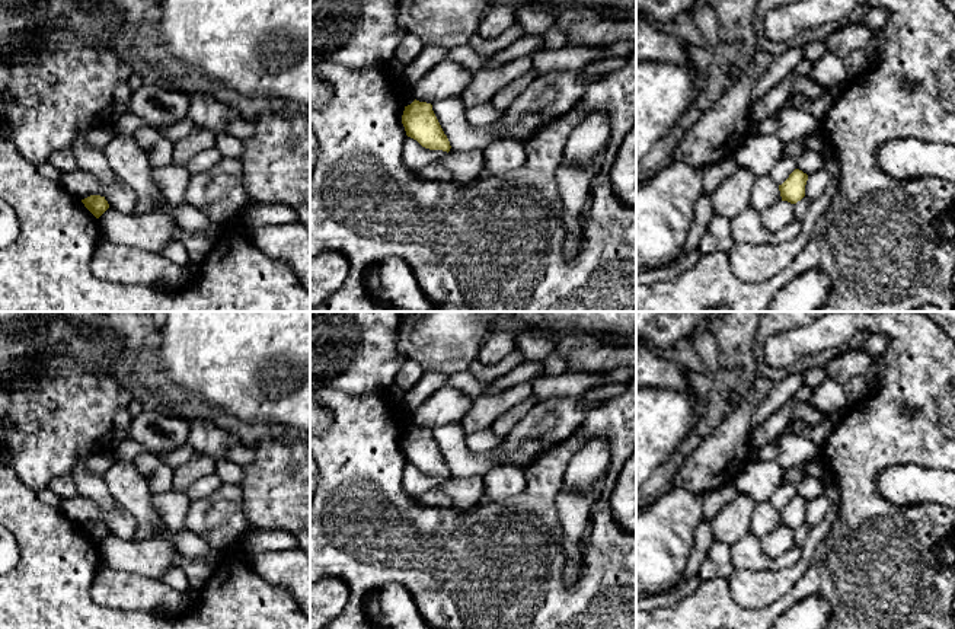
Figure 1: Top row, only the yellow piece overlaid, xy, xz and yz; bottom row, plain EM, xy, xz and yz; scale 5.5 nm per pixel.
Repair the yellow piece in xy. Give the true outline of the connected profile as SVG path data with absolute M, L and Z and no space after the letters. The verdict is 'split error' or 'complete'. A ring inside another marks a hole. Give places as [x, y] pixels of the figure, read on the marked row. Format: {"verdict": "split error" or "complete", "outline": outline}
{"verdict": "complete", "outline": "M90 195L82 199L82 202L96 218L99 218L109 208L108 201L100 195Z"}

